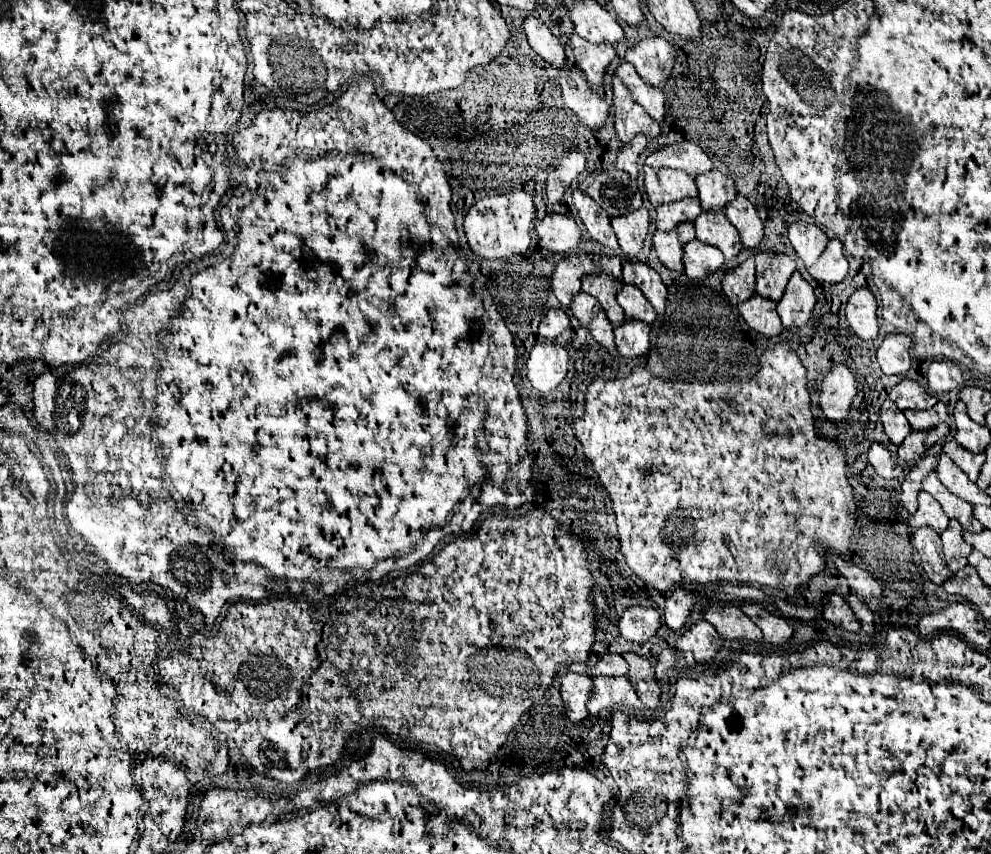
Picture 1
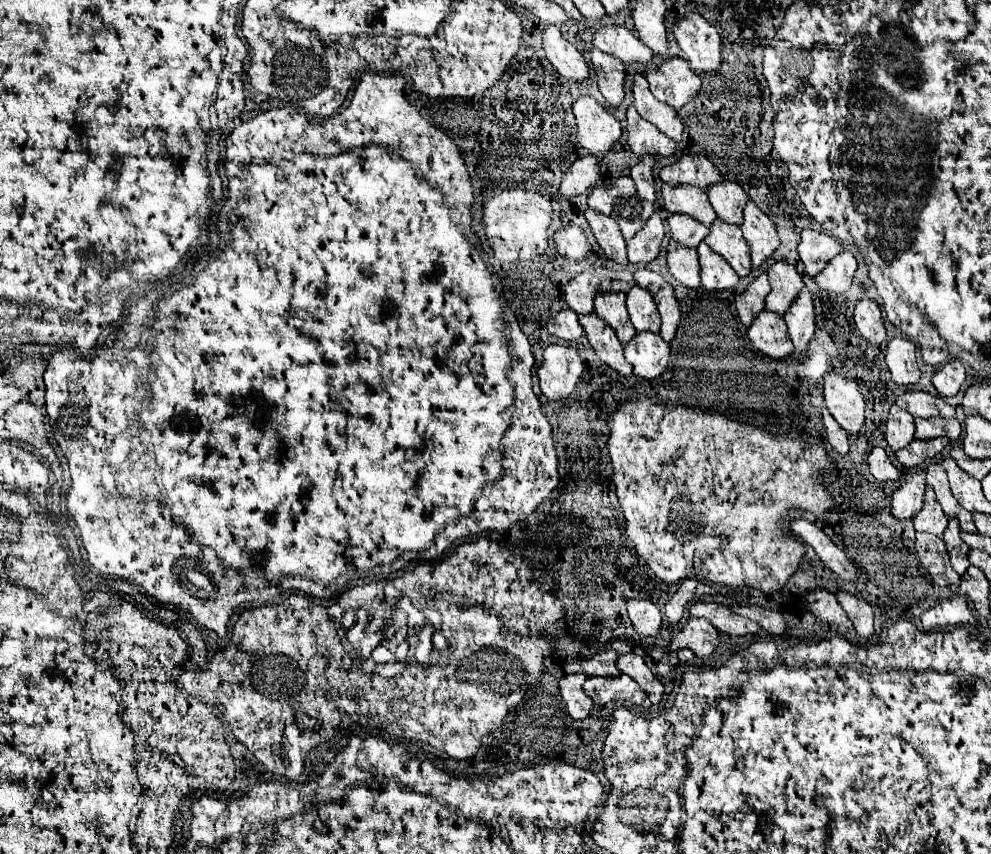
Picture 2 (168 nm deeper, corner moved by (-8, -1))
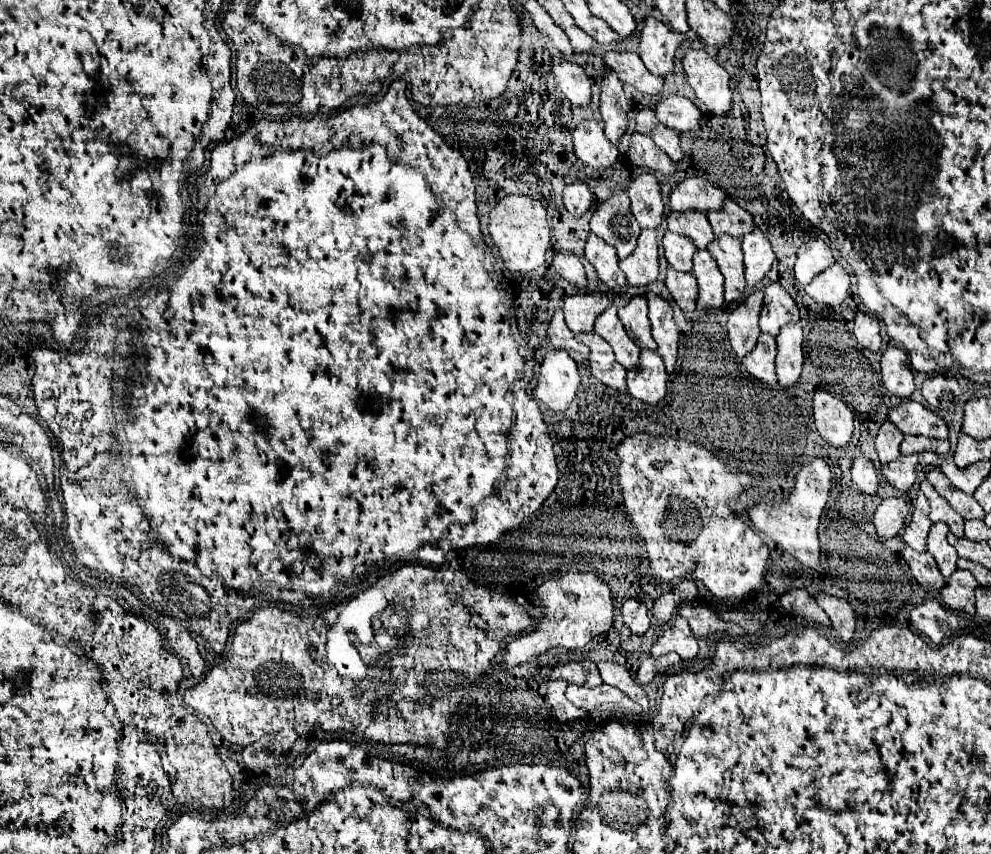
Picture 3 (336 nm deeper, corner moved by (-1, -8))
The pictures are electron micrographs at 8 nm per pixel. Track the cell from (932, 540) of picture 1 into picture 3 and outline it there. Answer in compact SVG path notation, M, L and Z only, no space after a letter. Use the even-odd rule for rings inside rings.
M904 547L902 557L906 559L912 575L916 577L916 581L920 583L920 587L924 589L942 589L944 587L944 577L938 573L936 569L936 561L932 561L932 555L928 551L924 553L916 553L910 547Z

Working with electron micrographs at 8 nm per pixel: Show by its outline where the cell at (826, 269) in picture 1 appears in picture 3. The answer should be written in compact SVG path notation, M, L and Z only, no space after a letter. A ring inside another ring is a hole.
M834 263L828 269L824 269L822 273L818 273L806 285L806 293L816 303L838 307L846 299L848 287L850 287L850 275L838 263Z

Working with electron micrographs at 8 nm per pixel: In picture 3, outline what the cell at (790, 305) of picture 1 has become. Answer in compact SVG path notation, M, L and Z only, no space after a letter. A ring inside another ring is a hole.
M800 323L784 325L784 329L776 337L776 341L778 341L778 357L776 357L778 385L782 389L788 389L800 381L800 371L802 371L802 363L804 363Z

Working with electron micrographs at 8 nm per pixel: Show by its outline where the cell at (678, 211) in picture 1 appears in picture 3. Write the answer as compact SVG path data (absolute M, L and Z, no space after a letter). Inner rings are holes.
M666 231L662 243L664 243L664 257L666 257L668 265L676 271L690 273L692 271L692 257L698 251L696 245L692 245L692 241L688 241L688 237L680 237L672 231Z

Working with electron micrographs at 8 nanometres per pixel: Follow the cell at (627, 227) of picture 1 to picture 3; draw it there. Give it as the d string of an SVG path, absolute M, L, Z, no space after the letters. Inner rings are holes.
M644 229L638 237L638 247L630 257L620 261L630 287L646 287L658 277L658 243L656 231Z

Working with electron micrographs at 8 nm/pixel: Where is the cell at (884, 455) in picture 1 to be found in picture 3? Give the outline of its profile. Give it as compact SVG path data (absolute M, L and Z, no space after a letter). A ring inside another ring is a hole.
M858 455L854 459L852 469L850 469L850 479L852 479L852 483L858 485L858 489L862 493L874 495L878 489L878 475L876 475L874 463L866 455Z

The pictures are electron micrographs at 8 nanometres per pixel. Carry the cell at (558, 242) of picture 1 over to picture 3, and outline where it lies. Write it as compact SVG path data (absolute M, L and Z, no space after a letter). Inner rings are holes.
M556 253L552 265L562 279L566 279L570 285L578 287L580 291L586 291L588 279L584 273L584 265L574 253Z

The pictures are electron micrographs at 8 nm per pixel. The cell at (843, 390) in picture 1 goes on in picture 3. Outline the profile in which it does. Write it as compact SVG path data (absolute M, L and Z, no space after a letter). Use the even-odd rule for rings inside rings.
M818 391L814 395L812 411L816 429L826 443L832 447L844 447L850 443L854 431L854 413L844 401L826 391Z

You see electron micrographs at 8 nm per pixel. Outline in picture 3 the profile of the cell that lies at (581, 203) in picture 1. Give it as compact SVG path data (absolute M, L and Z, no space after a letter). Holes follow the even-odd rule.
M590 235L586 241L584 255L592 263L592 267L596 269L598 279L608 289L618 291L626 285L626 277L624 277L622 269L618 267L616 249L612 249L612 245L604 245L604 241L600 241L596 235Z

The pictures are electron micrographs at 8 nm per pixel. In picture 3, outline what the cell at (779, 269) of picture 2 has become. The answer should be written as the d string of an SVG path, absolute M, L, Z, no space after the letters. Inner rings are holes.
M770 283L764 293L766 295L764 295L764 305L760 313L760 329L776 337L786 323L800 319L798 307L794 299L778 283Z

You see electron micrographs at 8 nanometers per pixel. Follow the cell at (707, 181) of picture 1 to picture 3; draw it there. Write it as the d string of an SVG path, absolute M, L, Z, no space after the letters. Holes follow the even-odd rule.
M726 199L724 209L720 213L708 213L708 221L714 229L714 235L744 237L744 233L754 231L752 215L732 199Z

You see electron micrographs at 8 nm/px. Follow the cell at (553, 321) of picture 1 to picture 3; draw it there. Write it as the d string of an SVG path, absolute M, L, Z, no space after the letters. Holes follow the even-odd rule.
M558 309L548 325L548 339L556 349L564 349L564 351L576 351L578 349L578 341L574 339L574 333L568 329L566 321L564 321L564 313L562 309Z

